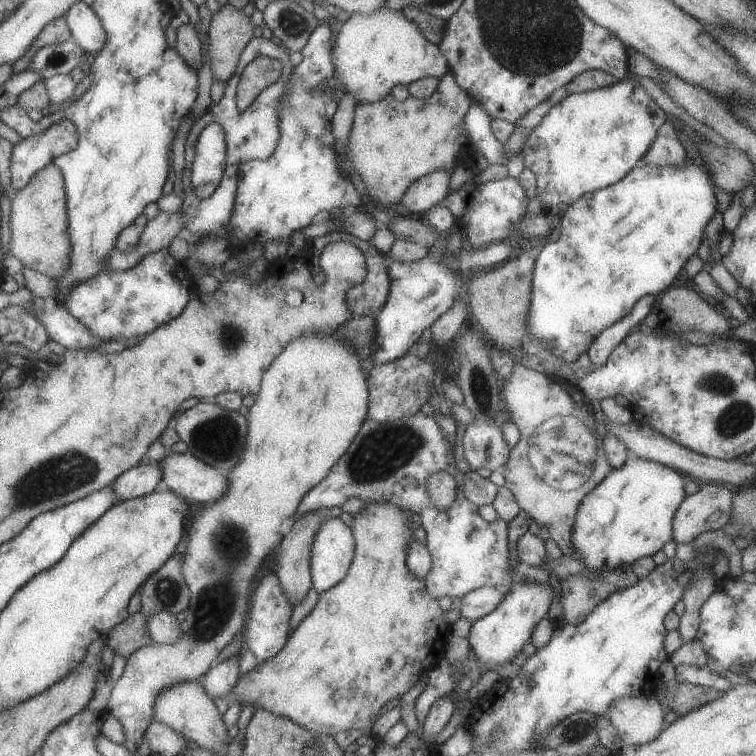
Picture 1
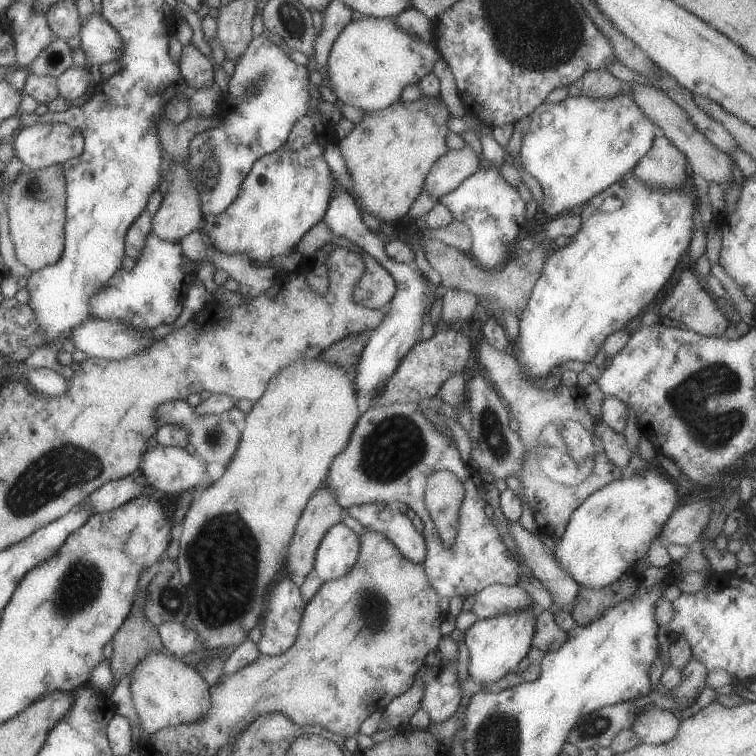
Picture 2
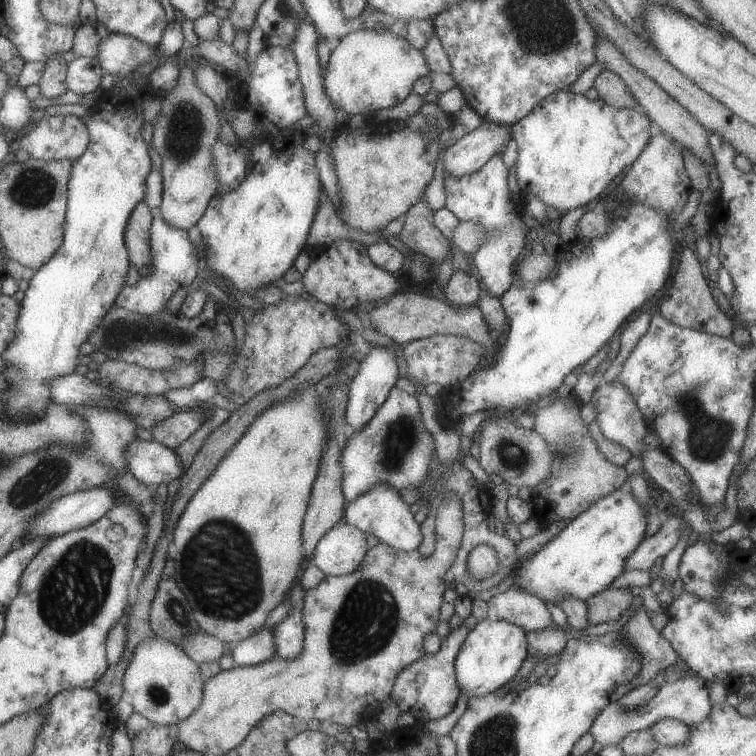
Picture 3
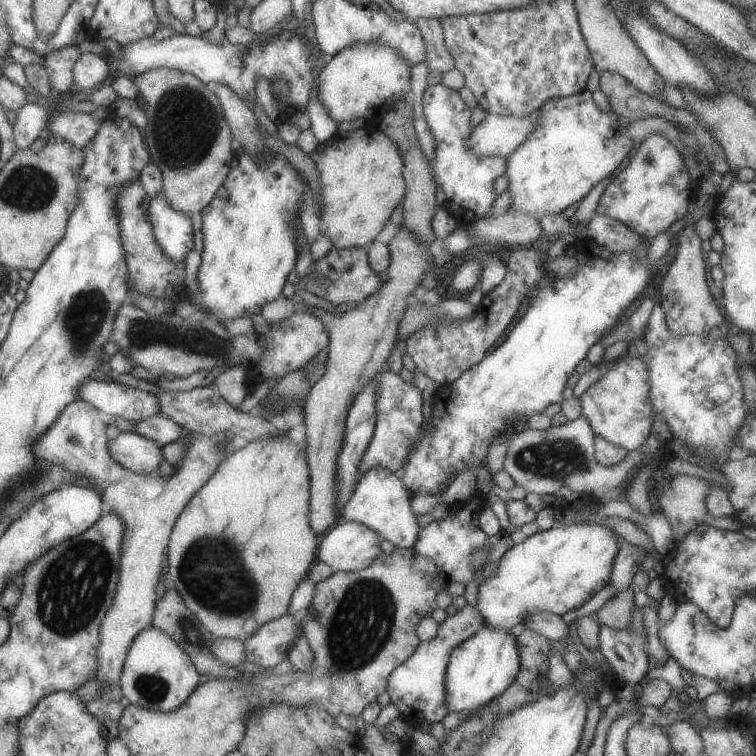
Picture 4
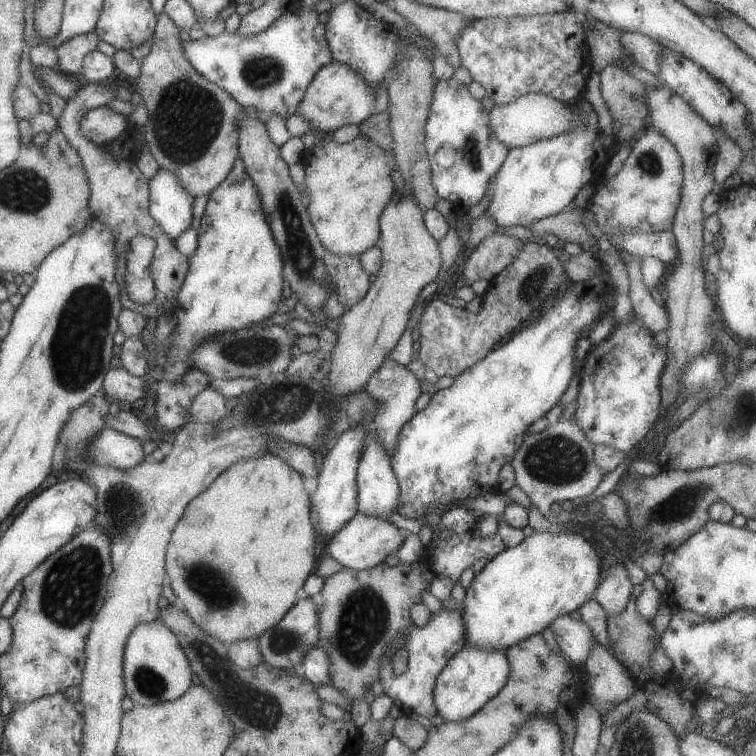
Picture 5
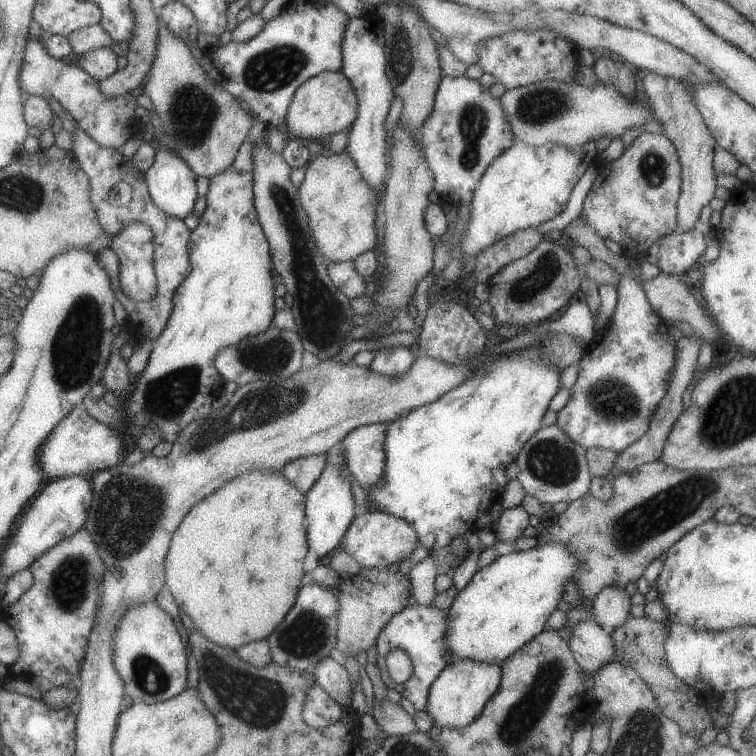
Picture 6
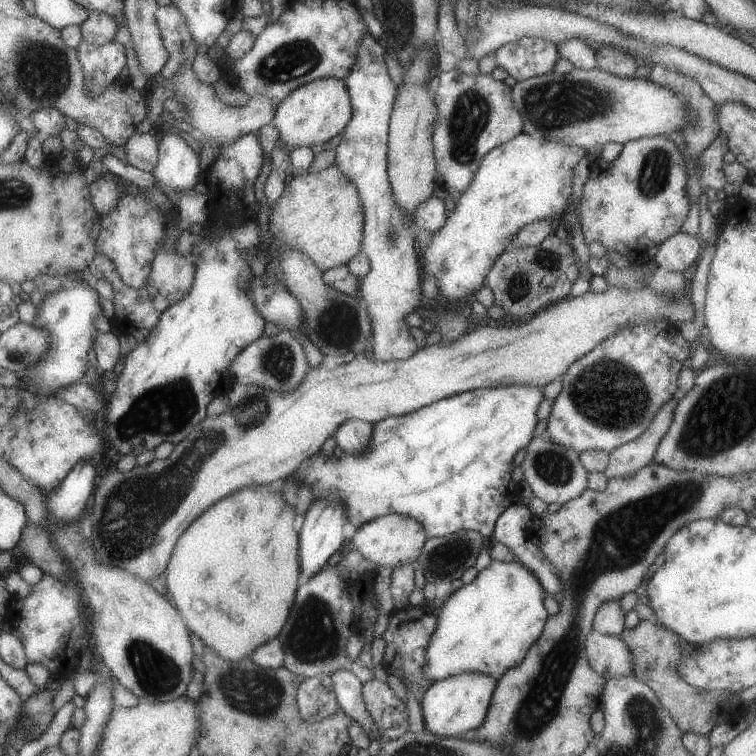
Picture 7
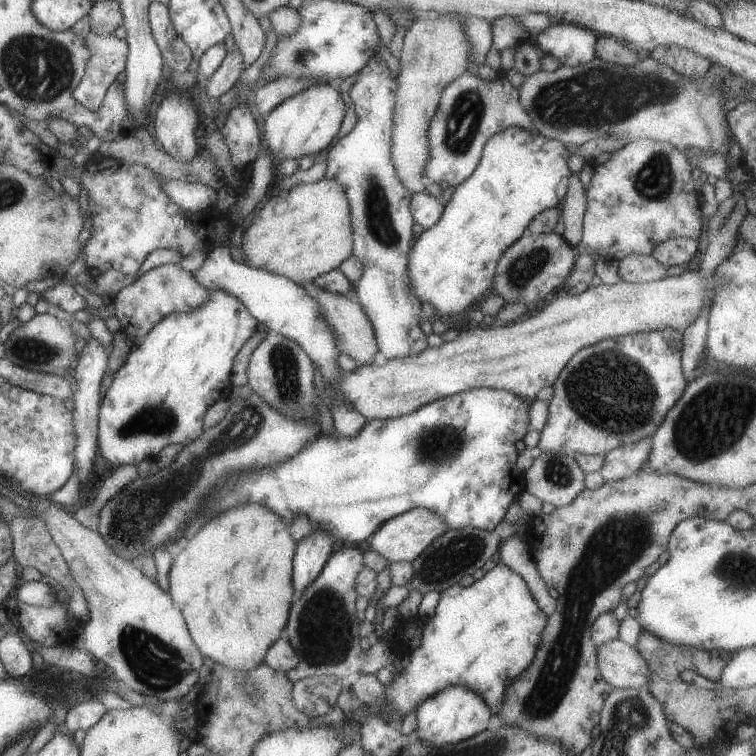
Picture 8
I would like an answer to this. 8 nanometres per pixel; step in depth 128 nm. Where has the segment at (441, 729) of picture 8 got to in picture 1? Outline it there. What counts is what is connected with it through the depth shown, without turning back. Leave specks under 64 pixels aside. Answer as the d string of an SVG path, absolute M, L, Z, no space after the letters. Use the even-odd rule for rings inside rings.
M515 581L510 590L506 590L502 602L490 613L472 622L467 639L469 648L474 650L477 661L489 667L511 665L512 660L522 652L522 646L531 640L537 624L548 615L554 592L544 584Z

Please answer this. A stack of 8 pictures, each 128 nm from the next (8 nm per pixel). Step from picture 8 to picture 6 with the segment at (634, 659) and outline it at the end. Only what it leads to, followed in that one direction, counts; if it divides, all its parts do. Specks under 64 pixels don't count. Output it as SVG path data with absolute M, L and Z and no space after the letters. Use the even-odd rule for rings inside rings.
M594 620L573 628L570 646L576 662L591 673L596 674L617 658L614 639Z

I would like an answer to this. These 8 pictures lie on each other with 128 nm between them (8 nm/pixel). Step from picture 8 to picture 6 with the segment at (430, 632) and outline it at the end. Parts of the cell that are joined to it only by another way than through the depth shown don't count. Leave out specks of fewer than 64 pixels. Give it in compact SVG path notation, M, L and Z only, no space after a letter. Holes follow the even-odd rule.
M559 542L538 544L526 551L512 549L492 564L479 568L470 582L458 591L452 606L446 610L448 618L445 641L449 650L448 663L472 659L502 666L506 659L547 628L550 614L562 599L564 585L573 582L576 571L579 571L579 560Z

